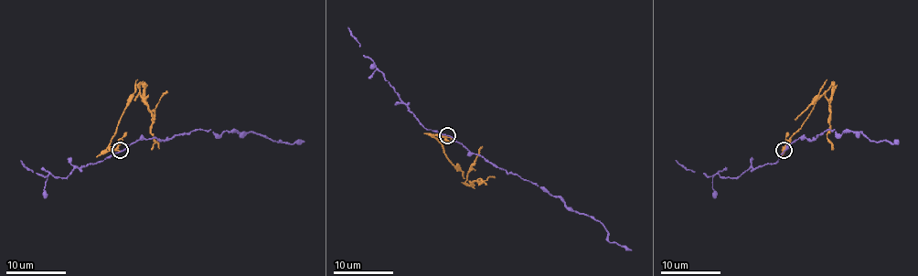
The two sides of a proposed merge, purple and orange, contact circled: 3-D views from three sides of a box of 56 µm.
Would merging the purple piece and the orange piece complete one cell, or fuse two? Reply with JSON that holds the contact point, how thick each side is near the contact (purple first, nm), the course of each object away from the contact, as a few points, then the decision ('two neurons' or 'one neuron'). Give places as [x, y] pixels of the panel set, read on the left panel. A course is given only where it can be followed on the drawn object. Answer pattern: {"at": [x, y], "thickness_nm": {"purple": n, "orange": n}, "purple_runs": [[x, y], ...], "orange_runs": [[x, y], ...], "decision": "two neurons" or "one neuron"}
{"at": [120, 150], "thickness_nm": {"purple": 130, "orange": 160}, "purple_runs": [[120, 151], [143, 139], [169, 140], [195, 130], [219, 135], [225, 131], [266, 135], [282, 143], [304, 140]], "orange_runs": [[120, 151], [109, 143], [127, 100], [136, 91], [139, 95], [139, 84], [159, 149]], "decision": "two neurons"}

